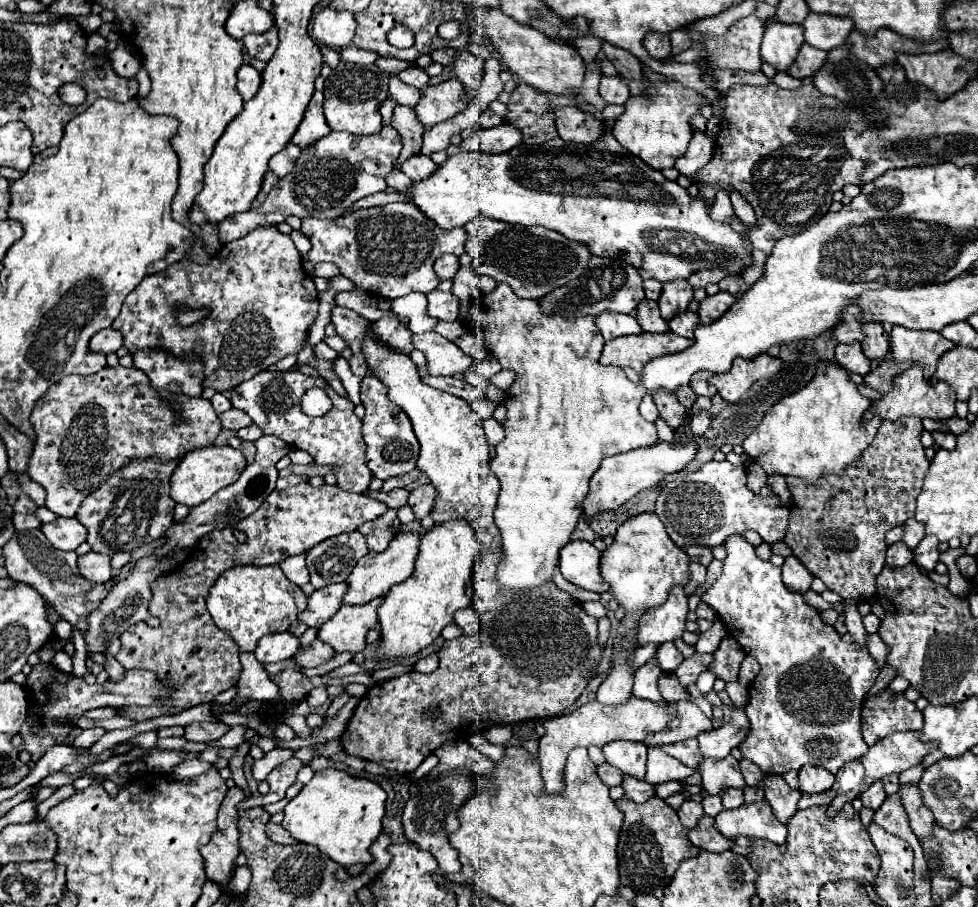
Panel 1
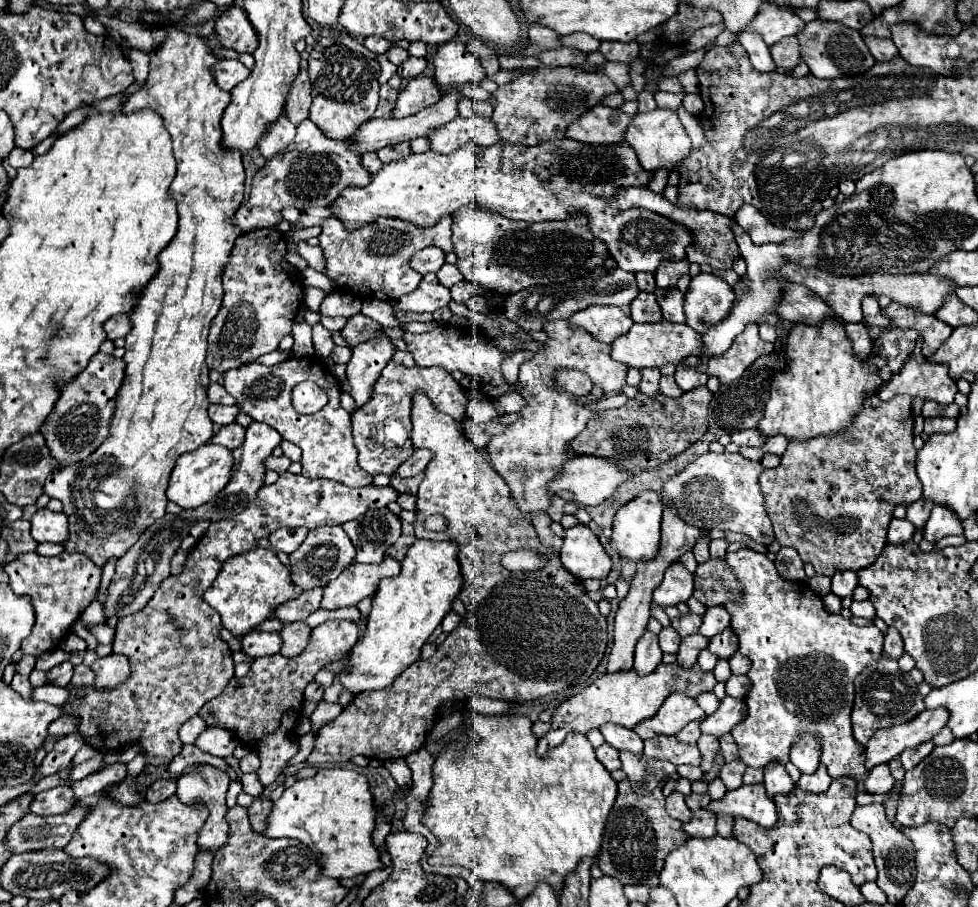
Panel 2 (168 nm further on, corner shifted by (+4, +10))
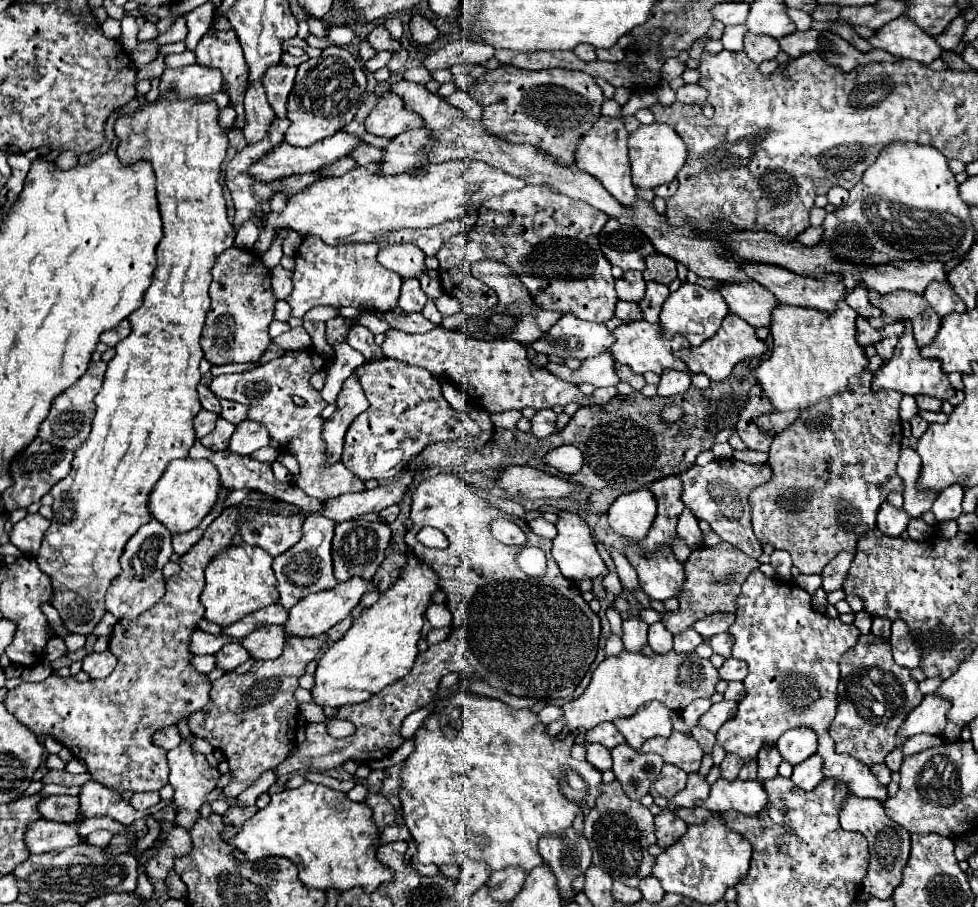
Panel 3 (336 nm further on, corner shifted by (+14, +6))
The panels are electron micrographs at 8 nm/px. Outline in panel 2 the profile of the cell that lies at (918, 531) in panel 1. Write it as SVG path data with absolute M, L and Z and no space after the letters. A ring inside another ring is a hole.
M920 497L918 501L914 501L914 503L908 505L906 519L912 521L916 527L924 527L926 521L928 521L928 517L930 517L932 507L934 507L934 501L932 501L932 499L924 499L924 497Z

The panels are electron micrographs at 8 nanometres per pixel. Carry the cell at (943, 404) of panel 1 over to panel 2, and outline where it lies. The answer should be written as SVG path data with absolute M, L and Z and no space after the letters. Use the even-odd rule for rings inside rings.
M922 339L916 341L914 351L910 353L908 361L902 369L892 375L888 383L882 385L878 397L888 401L898 393L906 393L910 397L922 397L926 401L936 401L940 405L954 403L954 395L958 393L956 381L948 375L946 365L930 363L922 351Z

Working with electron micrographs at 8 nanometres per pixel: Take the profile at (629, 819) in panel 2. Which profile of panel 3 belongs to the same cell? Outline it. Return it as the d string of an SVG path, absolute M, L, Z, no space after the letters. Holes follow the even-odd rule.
M618 781L600 789L602 795L596 799L596 807L584 819L584 837L592 847L592 865L606 869L614 881L638 887L640 879L648 877L654 867L654 857L648 853L648 847L656 843L654 815L640 801L628 799Z

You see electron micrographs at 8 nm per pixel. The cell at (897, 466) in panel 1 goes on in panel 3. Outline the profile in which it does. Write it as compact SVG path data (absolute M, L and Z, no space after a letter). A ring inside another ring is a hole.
M864 373L862 377L852 377L848 389L832 399L822 399L818 405L812 405L810 409L802 411L800 417L782 433L778 433L772 441L770 447L770 457L768 457L768 465L774 473L774 477L760 487L754 487L750 493L750 511L752 511L752 527L754 533L758 535L758 539L762 543L772 545L774 549L784 549L792 555L792 563L804 573L804 575L814 575L814 573L822 573L822 569L840 553L840 551L856 551L856 541L858 537L866 535L870 529L876 527L876 513L880 509L880 505L886 501L888 493L896 491L896 493L904 493L904 483L900 479L900 475L896 473L896 463L898 463L898 455L900 455L900 439L902 439L902 425L900 425L900 417L898 417L898 405L902 395L898 391L880 391L874 393L870 389L870 381L872 381L872 373Z

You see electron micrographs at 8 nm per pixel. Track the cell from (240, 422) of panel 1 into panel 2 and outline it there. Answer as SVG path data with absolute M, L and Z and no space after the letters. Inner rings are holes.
M210 405L208 417L210 417L212 423L224 427L224 425L228 425L228 423L232 423L236 419L238 411L240 411L238 405L232 405L232 407L226 407L226 405Z

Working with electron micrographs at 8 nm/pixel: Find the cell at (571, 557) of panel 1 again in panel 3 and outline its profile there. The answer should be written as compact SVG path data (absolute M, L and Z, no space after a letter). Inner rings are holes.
M562 513L556 529L558 535L554 539L552 557L562 575L570 577L570 581L596 579L606 565L594 547L588 525L574 513Z

